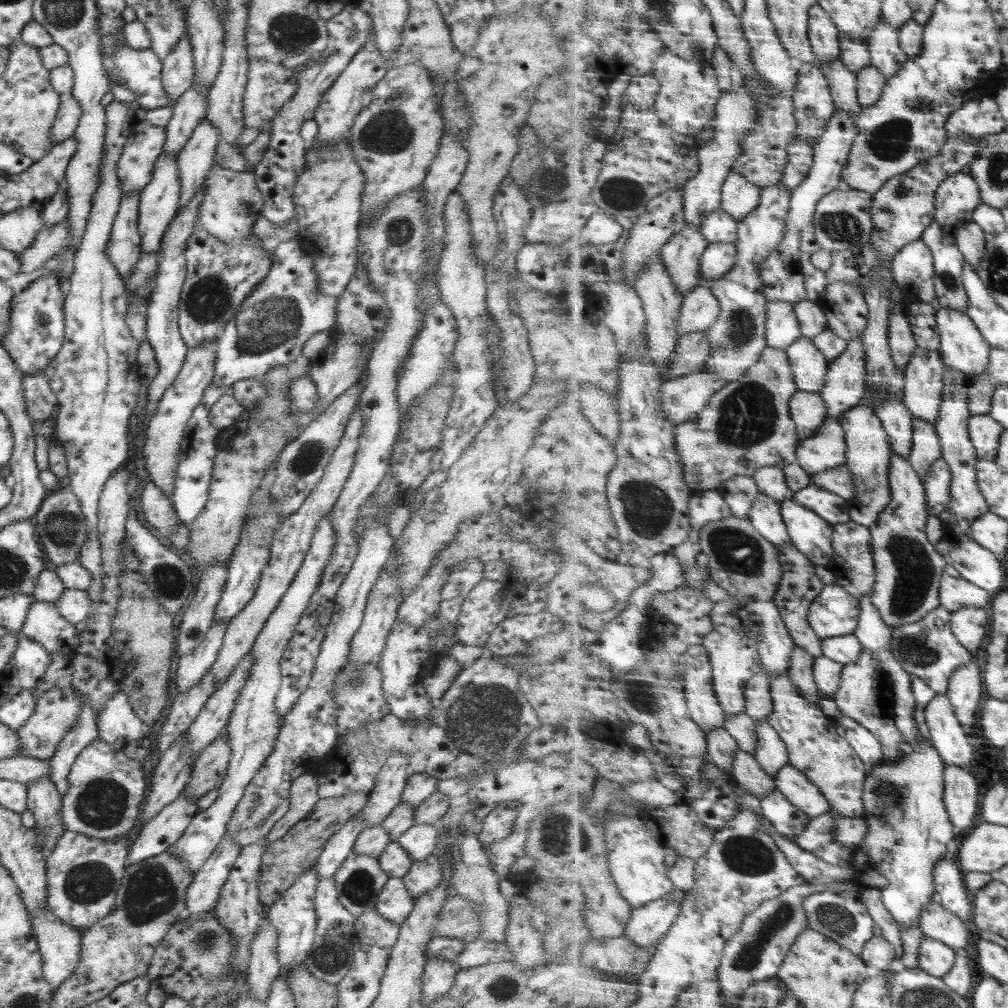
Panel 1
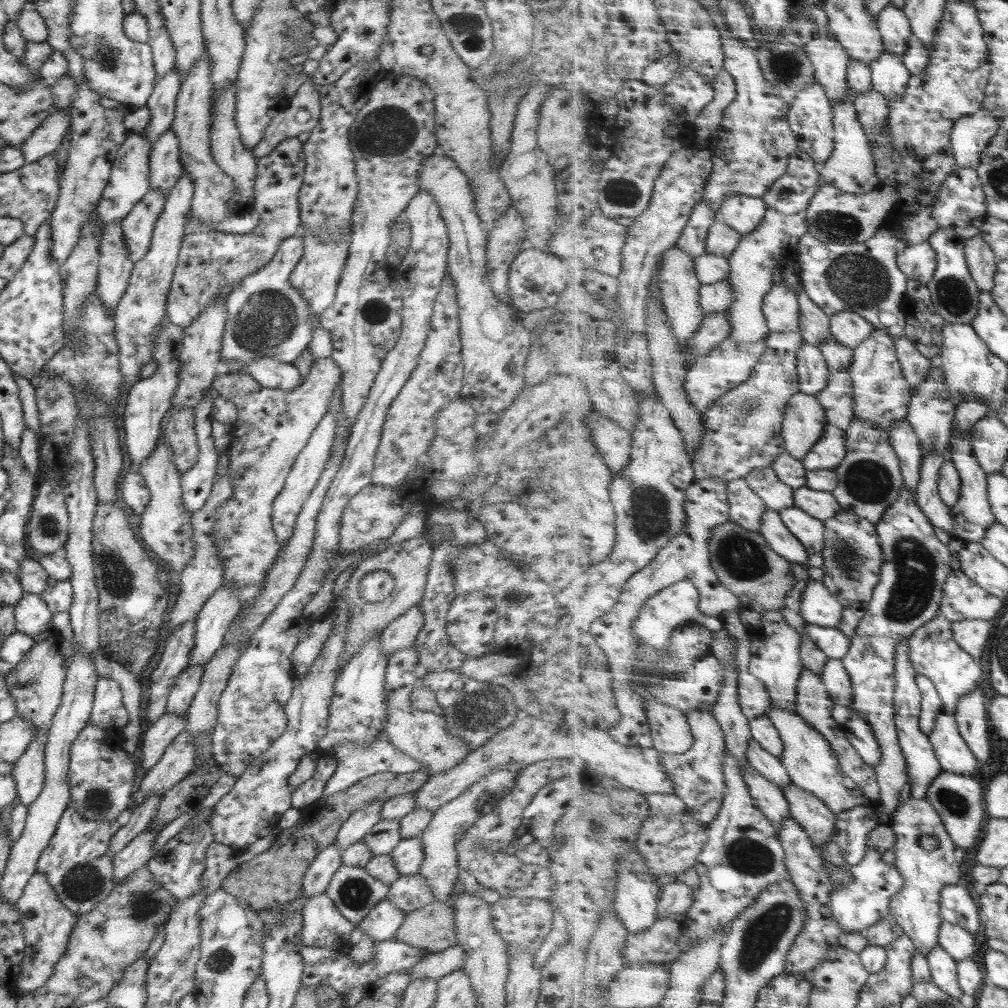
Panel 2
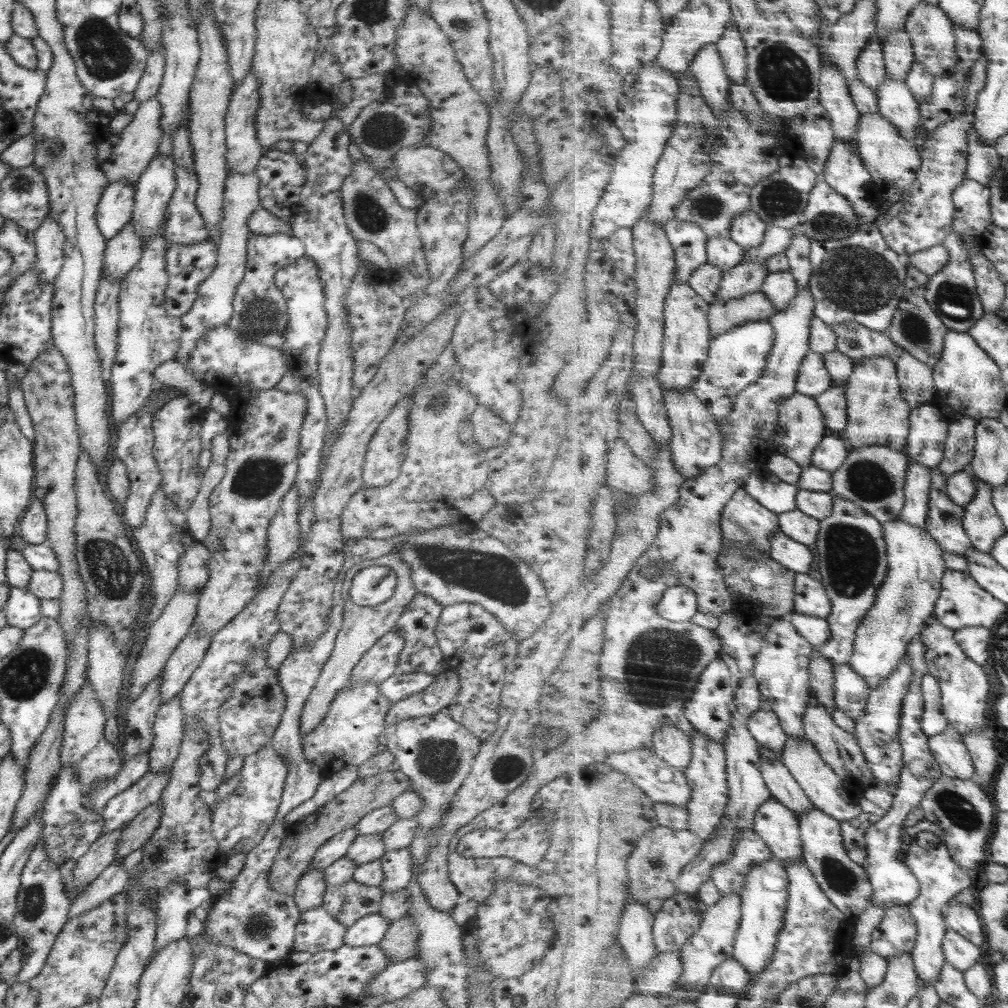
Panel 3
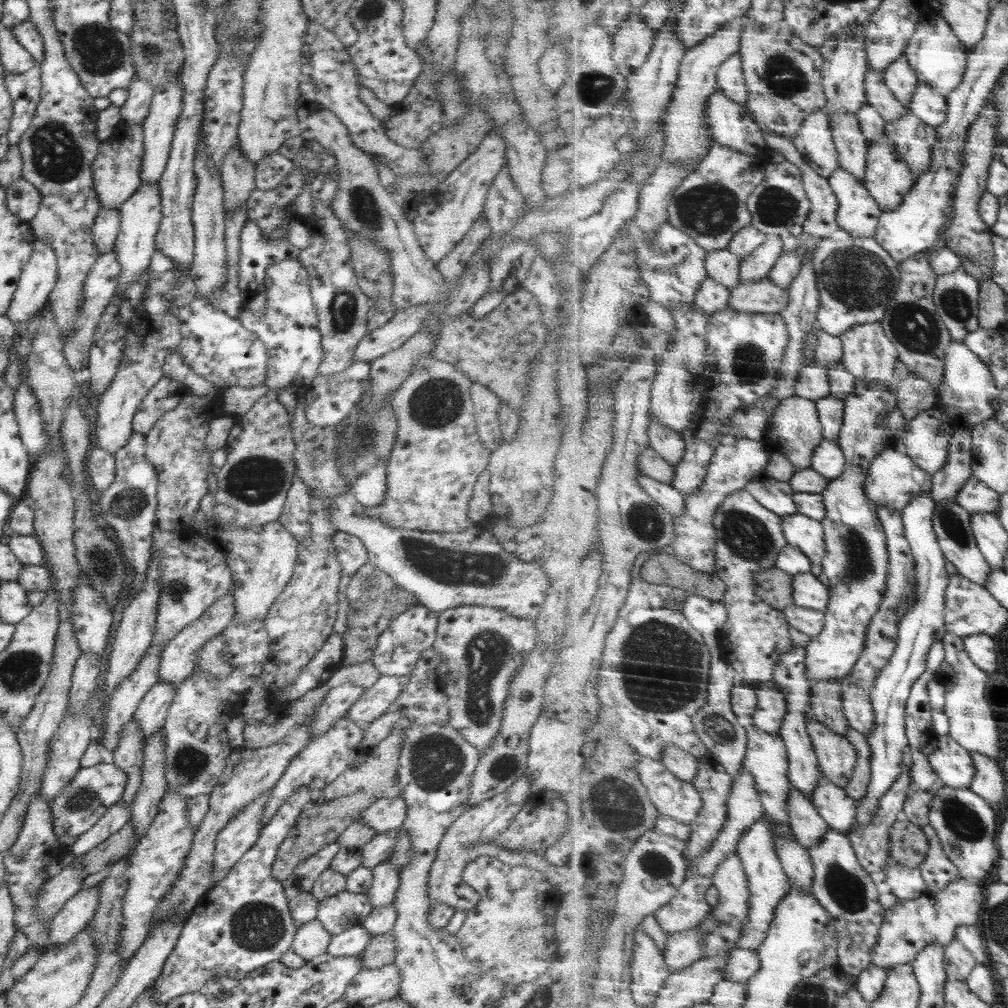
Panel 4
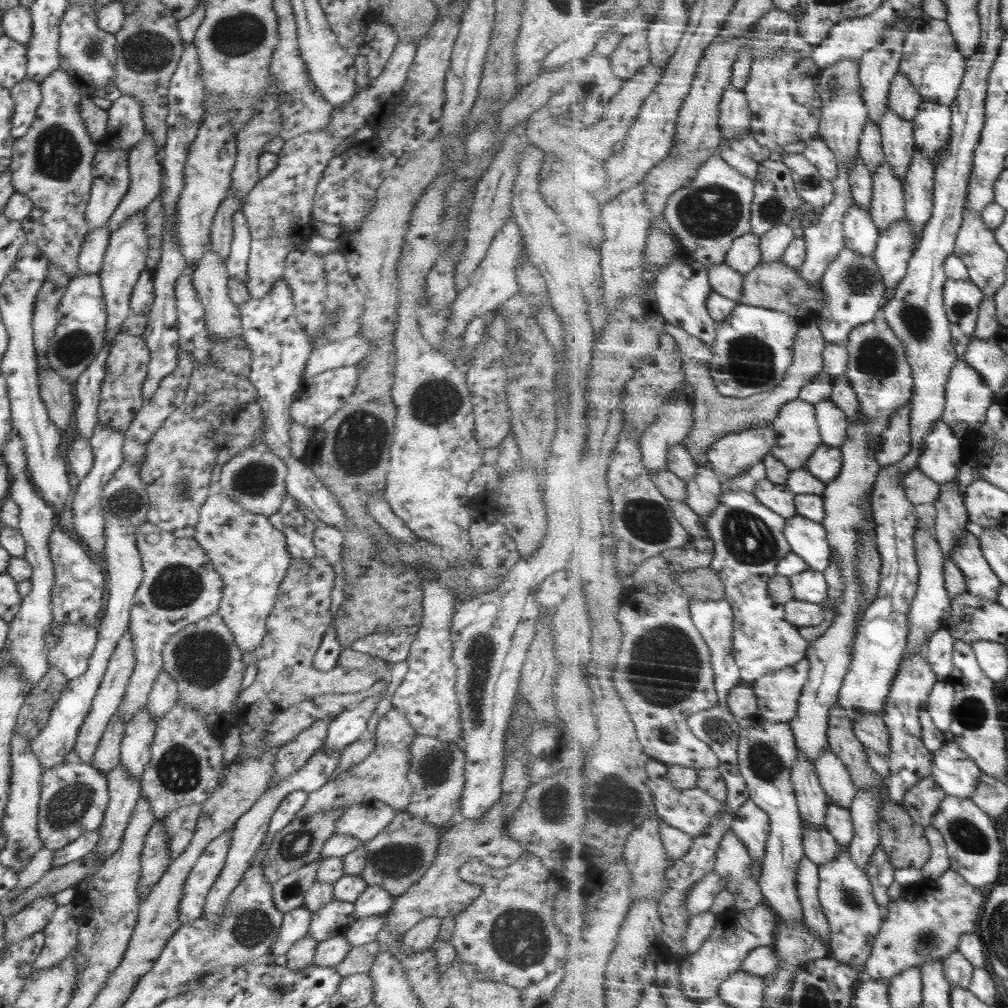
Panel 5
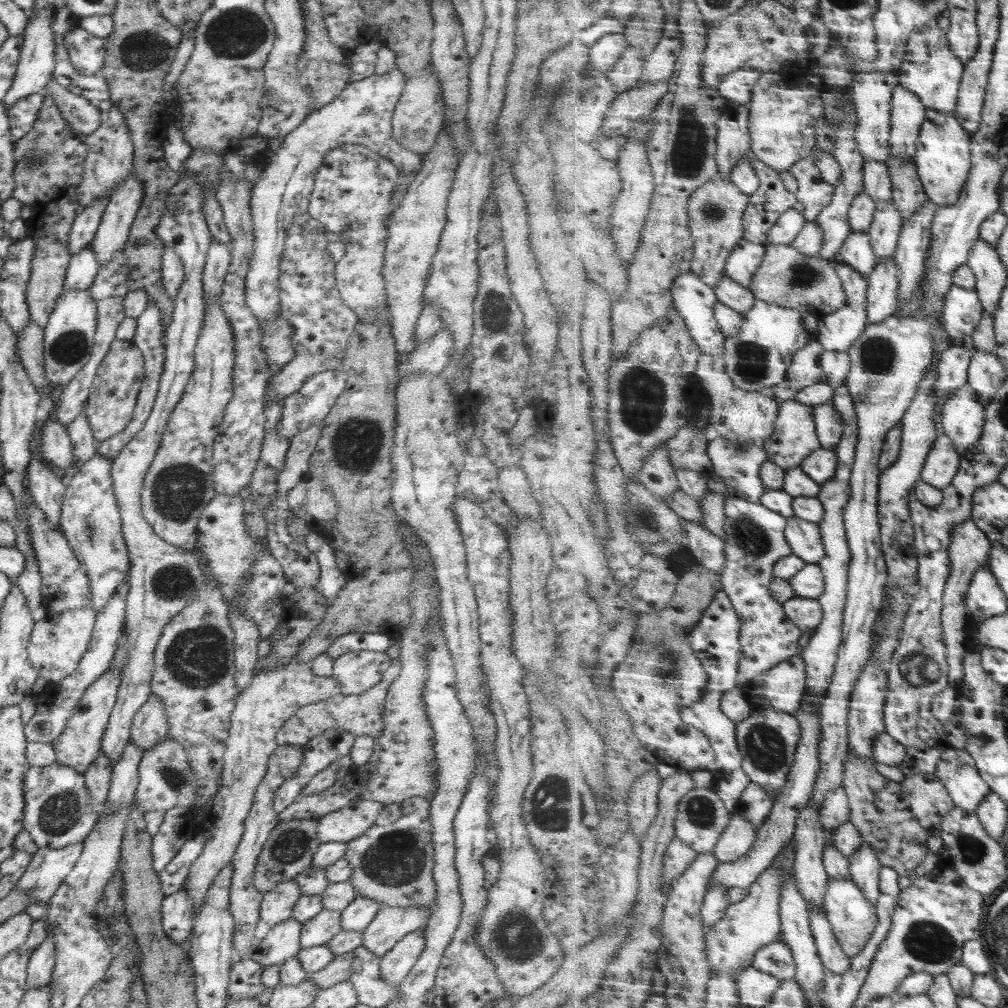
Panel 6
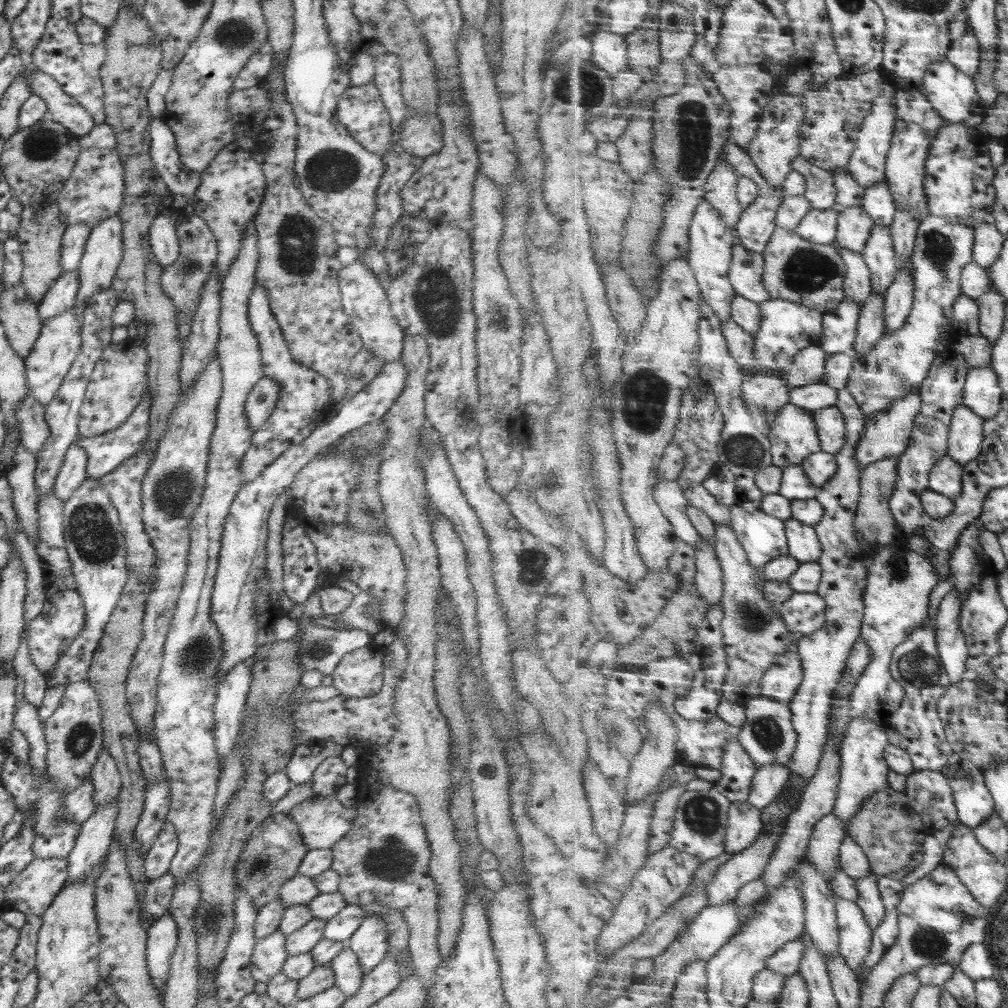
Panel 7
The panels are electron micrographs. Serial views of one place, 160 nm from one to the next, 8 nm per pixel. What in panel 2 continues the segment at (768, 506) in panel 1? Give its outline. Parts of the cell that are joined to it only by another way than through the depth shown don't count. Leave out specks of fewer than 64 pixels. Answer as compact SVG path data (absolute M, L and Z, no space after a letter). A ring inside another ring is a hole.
M770 509L764 514L761 533L768 540L770 546L792 562L810 564L811 552L808 547L790 531L784 523L780 510Z

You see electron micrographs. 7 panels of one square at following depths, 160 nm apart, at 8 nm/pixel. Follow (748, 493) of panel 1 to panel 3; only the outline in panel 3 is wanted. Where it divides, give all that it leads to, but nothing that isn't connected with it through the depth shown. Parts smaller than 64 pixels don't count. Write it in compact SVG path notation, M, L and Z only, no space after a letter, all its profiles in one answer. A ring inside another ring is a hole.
M745 489L736 493L723 514L725 544L754 546L771 554L772 541L781 530L780 514L772 512Z

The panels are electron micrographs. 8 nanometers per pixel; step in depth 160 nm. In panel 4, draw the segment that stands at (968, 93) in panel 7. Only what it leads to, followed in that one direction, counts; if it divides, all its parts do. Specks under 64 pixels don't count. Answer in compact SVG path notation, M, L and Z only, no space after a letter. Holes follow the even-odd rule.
M942 13L936 18L923 16L906 54L911 65L919 74L921 82L931 83L944 96L950 96L954 90L959 88L960 83L964 82L969 65L970 50L955 34L955 30L952 29Z

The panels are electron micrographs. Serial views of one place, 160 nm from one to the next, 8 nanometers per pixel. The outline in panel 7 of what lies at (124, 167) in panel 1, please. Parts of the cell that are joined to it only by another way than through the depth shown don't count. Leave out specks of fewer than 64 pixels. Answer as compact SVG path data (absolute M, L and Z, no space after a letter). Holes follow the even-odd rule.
M62 272L58 280L48 289L37 311L42 323L73 308L80 288L79 272Z

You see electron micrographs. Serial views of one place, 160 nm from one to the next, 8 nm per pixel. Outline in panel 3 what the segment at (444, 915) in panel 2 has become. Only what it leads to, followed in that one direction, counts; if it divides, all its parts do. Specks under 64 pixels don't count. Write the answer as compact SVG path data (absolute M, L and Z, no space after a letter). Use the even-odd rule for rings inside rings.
M406 914L391 921L388 932L377 946L388 955L388 959L398 962L415 958L418 954L418 940L420 933L415 928L412 917Z

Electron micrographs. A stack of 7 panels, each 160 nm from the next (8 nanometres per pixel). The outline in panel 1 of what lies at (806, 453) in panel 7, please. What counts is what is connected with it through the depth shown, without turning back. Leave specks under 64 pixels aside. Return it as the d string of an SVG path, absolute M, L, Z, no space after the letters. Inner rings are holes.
M799 391L792 399L791 411L799 426L800 443L812 438L830 418L827 402L821 393Z

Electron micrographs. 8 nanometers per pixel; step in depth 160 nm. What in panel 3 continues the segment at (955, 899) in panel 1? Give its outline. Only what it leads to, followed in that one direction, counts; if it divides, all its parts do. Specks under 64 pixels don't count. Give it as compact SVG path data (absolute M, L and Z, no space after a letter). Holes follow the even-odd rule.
M965 904L953 906L948 911L947 922L951 929L972 940L978 947L982 947L984 942L988 941L983 917L972 906Z

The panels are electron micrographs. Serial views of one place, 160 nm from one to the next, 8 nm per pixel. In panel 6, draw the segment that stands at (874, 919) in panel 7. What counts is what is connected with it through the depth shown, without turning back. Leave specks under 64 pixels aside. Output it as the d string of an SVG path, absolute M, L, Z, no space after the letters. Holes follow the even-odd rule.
M865 839L860 852L850 859L853 878L866 891L867 897L878 906L880 897L882 896L881 872L884 867L878 856L878 852L874 850L871 842Z

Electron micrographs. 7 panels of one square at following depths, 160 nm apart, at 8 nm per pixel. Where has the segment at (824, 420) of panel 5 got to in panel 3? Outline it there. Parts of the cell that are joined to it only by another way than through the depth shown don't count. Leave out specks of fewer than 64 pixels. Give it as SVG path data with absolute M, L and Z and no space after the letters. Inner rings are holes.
M834 386L819 397L821 409L827 417L830 434L843 436L850 419L846 386Z

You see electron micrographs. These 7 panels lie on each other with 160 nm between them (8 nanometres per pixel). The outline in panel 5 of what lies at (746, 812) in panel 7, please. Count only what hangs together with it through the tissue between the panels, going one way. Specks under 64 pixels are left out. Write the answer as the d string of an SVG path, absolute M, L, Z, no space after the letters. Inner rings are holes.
M734 829L724 837L718 853L719 857L717 858L715 870L729 878L728 889L730 889L730 892L733 892L737 898L737 906L733 909L733 912L738 914L744 911L753 911L760 903L766 902L767 900L761 884L759 884L759 879L753 876L753 872L751 872L751 866L754 860L751 857L750 849L740 836L736 834Z

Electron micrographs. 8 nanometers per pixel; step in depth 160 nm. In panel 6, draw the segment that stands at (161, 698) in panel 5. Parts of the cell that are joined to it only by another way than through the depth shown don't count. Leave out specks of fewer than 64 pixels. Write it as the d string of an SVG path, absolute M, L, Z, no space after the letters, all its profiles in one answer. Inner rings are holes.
M154 693L134 714L130 735L132 743L141 750L150 750L168 735L168 723L164 714L164 705Z

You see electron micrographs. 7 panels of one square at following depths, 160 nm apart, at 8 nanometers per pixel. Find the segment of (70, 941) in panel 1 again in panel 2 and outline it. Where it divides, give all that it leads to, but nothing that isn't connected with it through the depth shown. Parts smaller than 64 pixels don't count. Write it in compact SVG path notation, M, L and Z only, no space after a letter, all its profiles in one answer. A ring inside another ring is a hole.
M37 870L28 879L28 884L15 905L20 915L19 923L24 928L24 939L26 939L26 958L20 966L20 978L16 978L15 985L22 992L27 993L40 988L48 982L48 978L52 978L54 966L68 950L70 934L74 930L77 916L58 900L58 895L46 877Z

